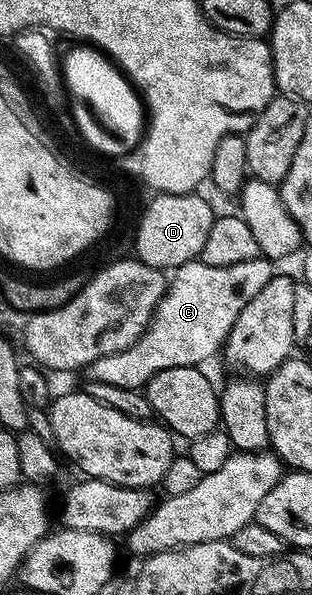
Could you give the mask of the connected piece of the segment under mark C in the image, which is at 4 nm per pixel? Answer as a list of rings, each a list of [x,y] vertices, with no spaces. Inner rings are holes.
[[[265,257],[240,261],[240,265],[217,267],[195,261],[175,267],[145,333],[128,349],[92,361],[84,368],[85,378],[91,383],[120,385],[120,389],[136,391],[145,388],[146,383],[152,381],[156,373],[164,373],[164,369],[205,364],[205,359],[225,348],[236,317],[240,317],[244,305],[274,279],[274,267],[275,264]]]

